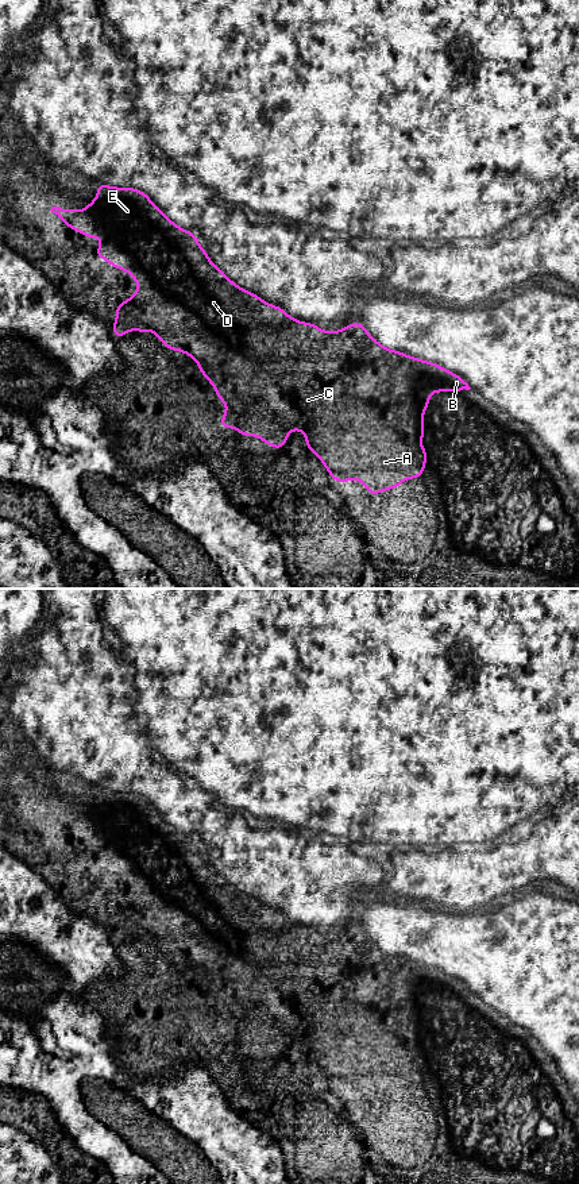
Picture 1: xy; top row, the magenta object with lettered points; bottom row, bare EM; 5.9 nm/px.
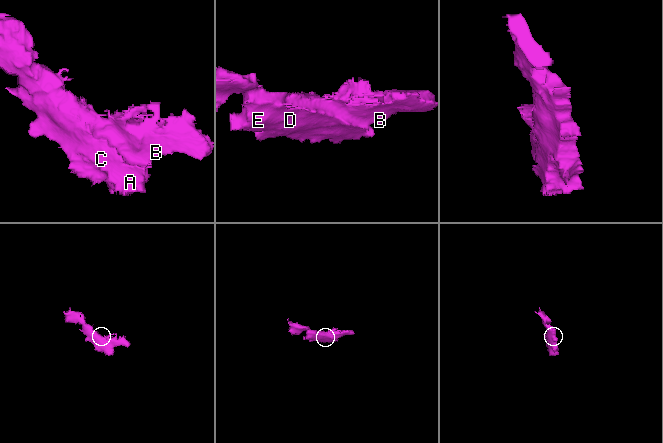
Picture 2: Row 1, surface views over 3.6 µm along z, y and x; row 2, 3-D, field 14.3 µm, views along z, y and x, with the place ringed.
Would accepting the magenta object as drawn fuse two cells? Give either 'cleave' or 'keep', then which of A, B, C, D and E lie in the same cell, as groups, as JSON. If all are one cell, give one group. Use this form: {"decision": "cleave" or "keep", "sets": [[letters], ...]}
{"decision": "cleave", "sets": [["A", "C", "D", "E"], ["B"]]}

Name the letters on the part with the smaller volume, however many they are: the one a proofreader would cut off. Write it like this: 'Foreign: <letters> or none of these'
Foreign: B

